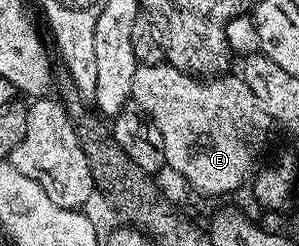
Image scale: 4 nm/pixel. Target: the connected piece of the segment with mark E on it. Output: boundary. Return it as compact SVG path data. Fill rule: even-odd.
M138 65L135 79L131 79L132 100L149 116L156 136L163 143L166 166L174 169L187 184L209 197L221 197L233 193L254 172L253 164L269 141L269 128L275 125L272 117L263 111L263 103L255 99L251 87L240 75L218 75L202 79L175 67L159 65Z

